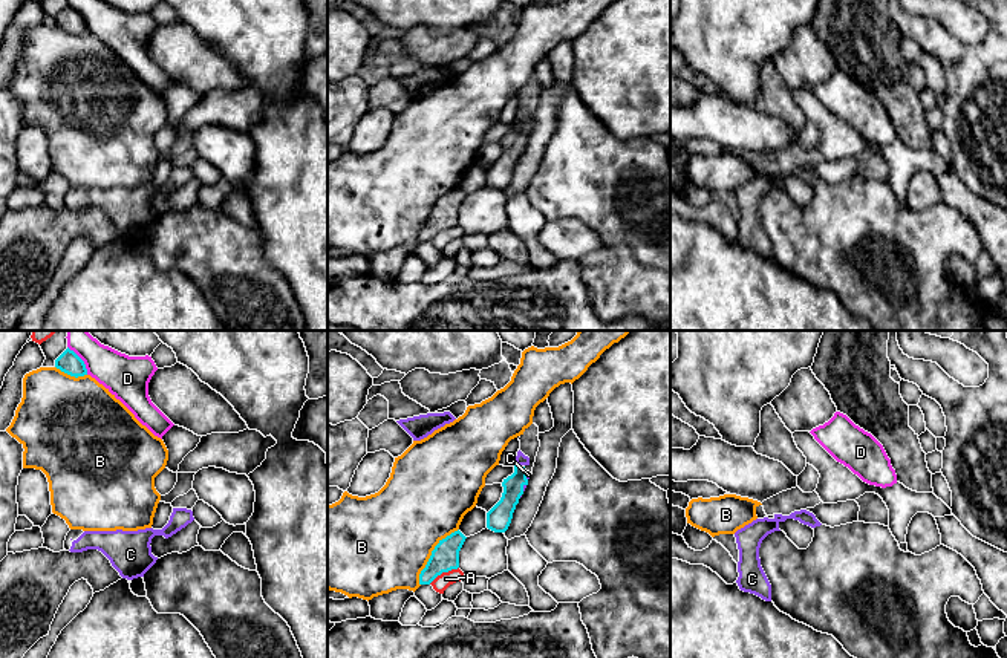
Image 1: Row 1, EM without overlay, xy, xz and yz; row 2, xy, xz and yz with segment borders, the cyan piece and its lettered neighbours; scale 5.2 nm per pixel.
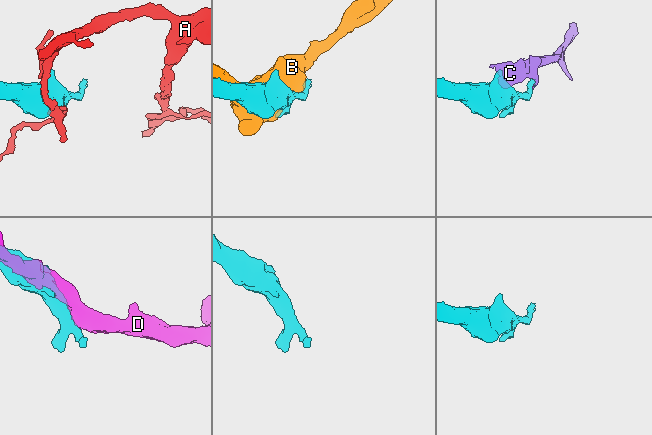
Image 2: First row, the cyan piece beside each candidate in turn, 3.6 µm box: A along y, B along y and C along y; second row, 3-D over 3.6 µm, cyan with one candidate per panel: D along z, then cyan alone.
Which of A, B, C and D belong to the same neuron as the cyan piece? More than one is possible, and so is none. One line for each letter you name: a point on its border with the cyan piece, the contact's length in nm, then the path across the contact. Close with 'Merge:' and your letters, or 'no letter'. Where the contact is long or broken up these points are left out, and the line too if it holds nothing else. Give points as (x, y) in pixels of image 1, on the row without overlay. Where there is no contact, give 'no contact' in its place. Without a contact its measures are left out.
C: xz (519, 123) | 40 nm | across xz (513, 143), (519, 136), (519, 123), (521, 117)
Merge: C

